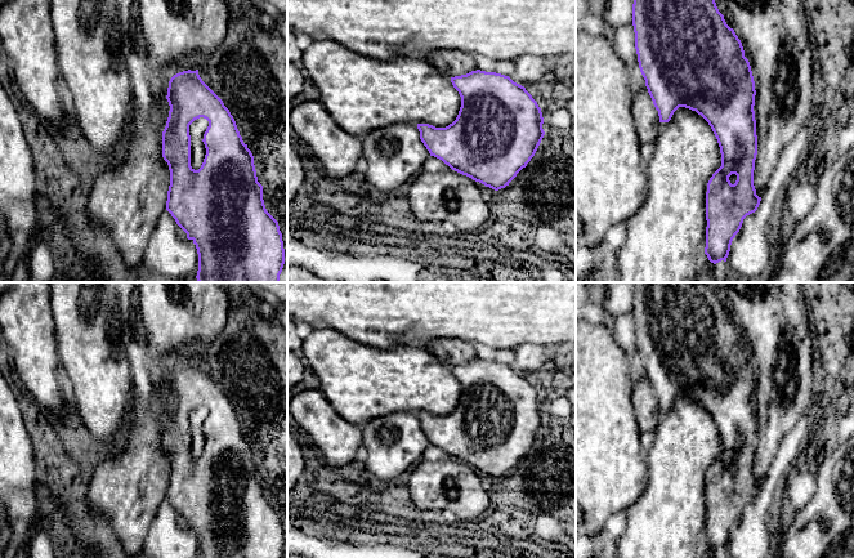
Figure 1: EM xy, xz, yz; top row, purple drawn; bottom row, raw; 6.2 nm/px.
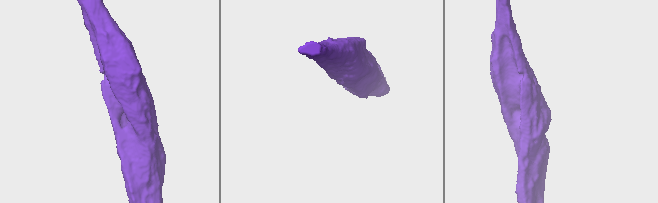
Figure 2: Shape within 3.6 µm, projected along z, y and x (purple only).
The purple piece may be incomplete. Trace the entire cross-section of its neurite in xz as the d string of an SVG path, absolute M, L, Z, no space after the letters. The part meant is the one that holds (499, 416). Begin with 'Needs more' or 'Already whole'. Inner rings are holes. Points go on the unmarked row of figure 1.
Already whole. M477 358L466 363L451 366L451 371L461 385L459 403L456 409L446 416L417 412L421 430L430 445L442 448L452 459L495 479L505 477L517 463L527 455L545 424L541 397L524 375L501 362Z

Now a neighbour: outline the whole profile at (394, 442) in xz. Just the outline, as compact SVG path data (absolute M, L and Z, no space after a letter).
M390 412L362 427L362 446L368 455L365 465L376 478L394 483L395 478L422 460L429 439L416 412Z

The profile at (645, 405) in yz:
M647 375L641 376L632 388L634 418L638 421L640 433L654 433L659 414L658 399L648 381Z

